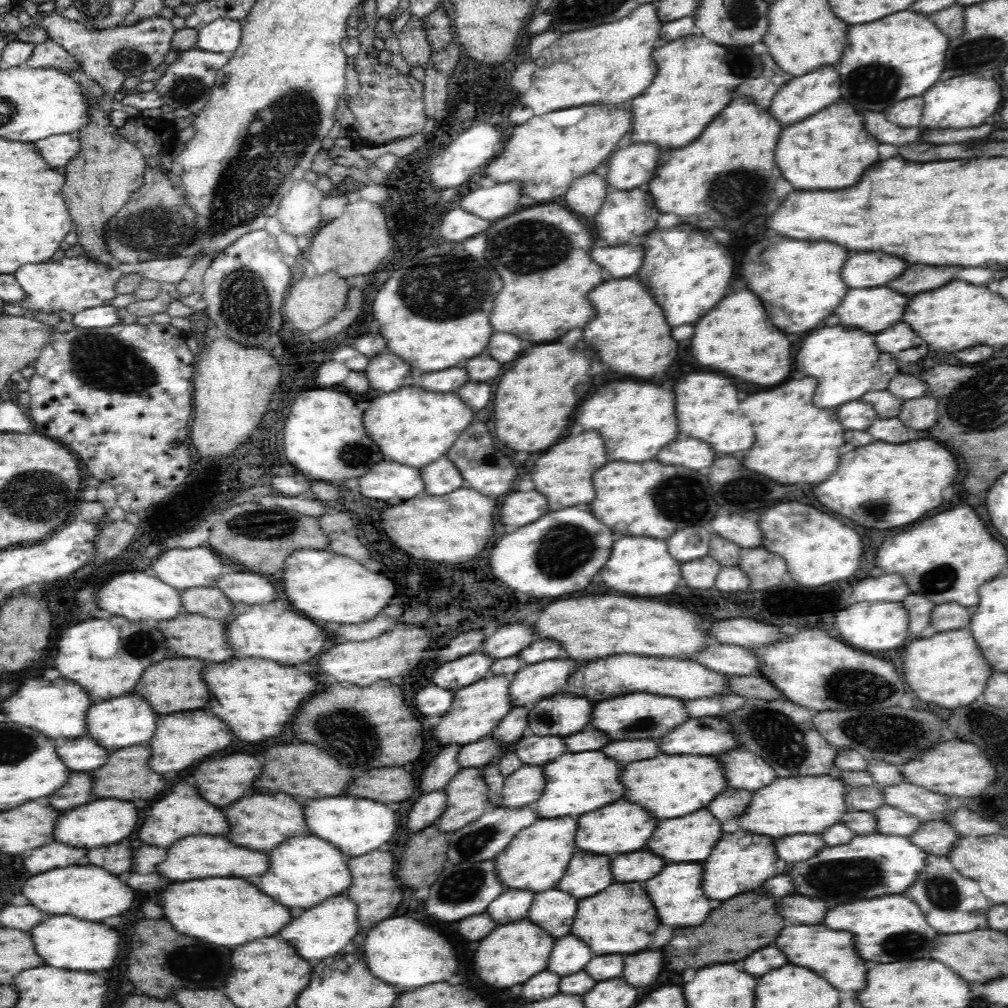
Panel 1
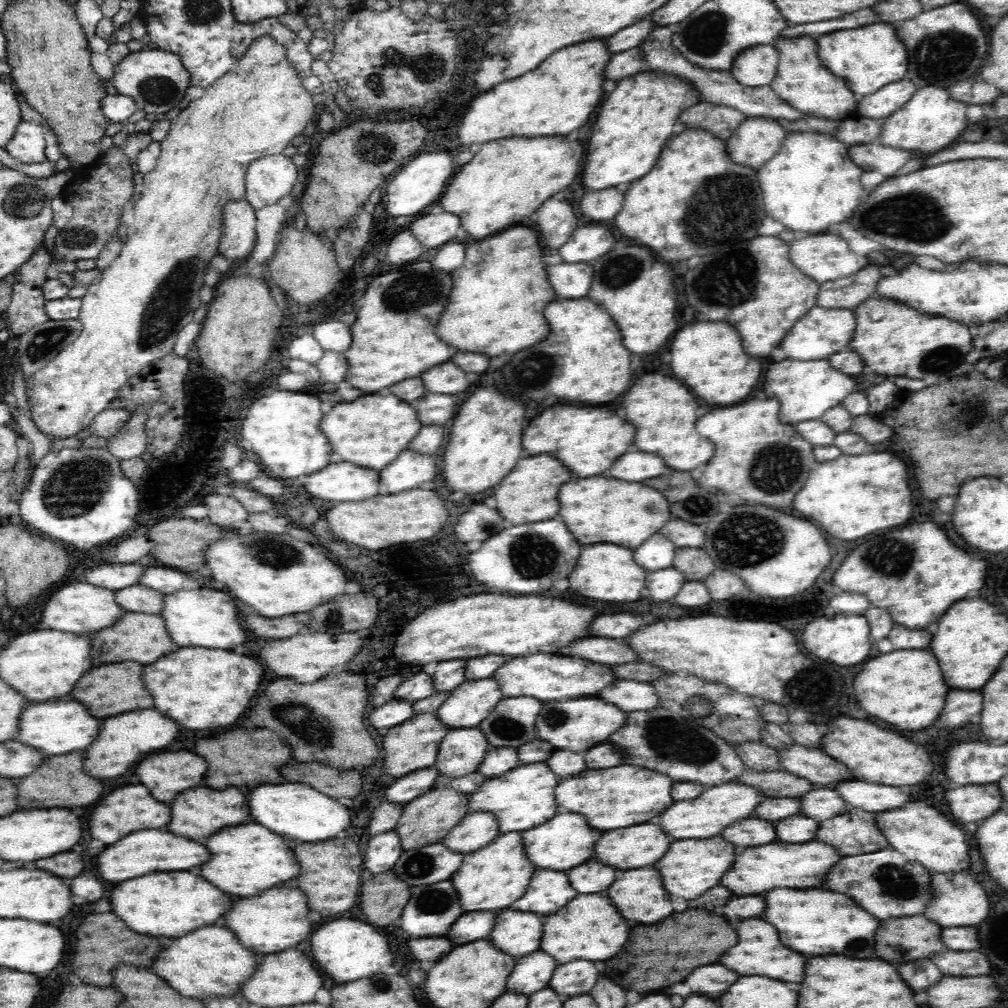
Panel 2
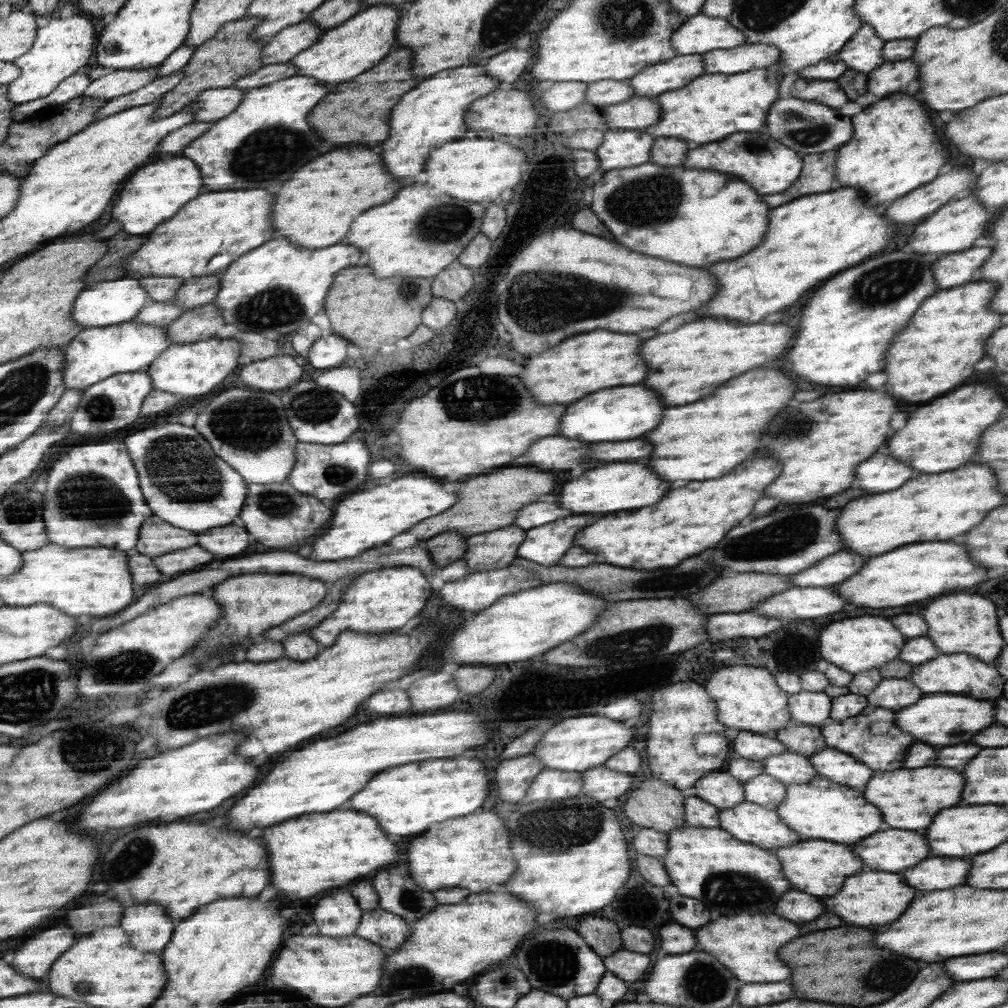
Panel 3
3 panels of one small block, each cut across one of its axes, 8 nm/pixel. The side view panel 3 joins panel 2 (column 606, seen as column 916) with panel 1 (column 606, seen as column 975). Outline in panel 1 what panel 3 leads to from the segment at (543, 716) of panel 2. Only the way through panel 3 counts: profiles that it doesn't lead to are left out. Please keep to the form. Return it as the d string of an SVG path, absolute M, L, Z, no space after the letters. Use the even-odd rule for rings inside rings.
M638 692L596 702L590 726L600 732L606 732L612 740L644 740L644 738L664 736L666 732L674 730L688 719L690 716L678 697Z

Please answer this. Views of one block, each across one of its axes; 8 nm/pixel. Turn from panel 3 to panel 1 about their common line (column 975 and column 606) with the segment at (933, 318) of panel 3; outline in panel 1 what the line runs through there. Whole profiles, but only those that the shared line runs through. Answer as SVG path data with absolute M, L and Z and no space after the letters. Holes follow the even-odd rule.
M638 277L604 280L604 284L600 284L590 292L590 304L596 308L596 318L584 326L580 344L584 348L588 346L596 348L596 354L594 354L596 360L606 364L610 372L622 374L624 378L650 380L656 374L662 374L670 368L670 364L678 354L678 344L670 336L670 326L666 324L662 308L652 300L649 288Z

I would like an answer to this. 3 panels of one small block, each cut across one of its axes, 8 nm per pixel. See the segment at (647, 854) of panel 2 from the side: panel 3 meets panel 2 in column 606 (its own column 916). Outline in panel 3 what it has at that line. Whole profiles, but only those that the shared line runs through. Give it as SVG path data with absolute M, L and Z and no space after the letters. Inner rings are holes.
M894 828L860 840L854 850L866 860L868 868L882 872L904 872L930 856L928 842L922 834Z

